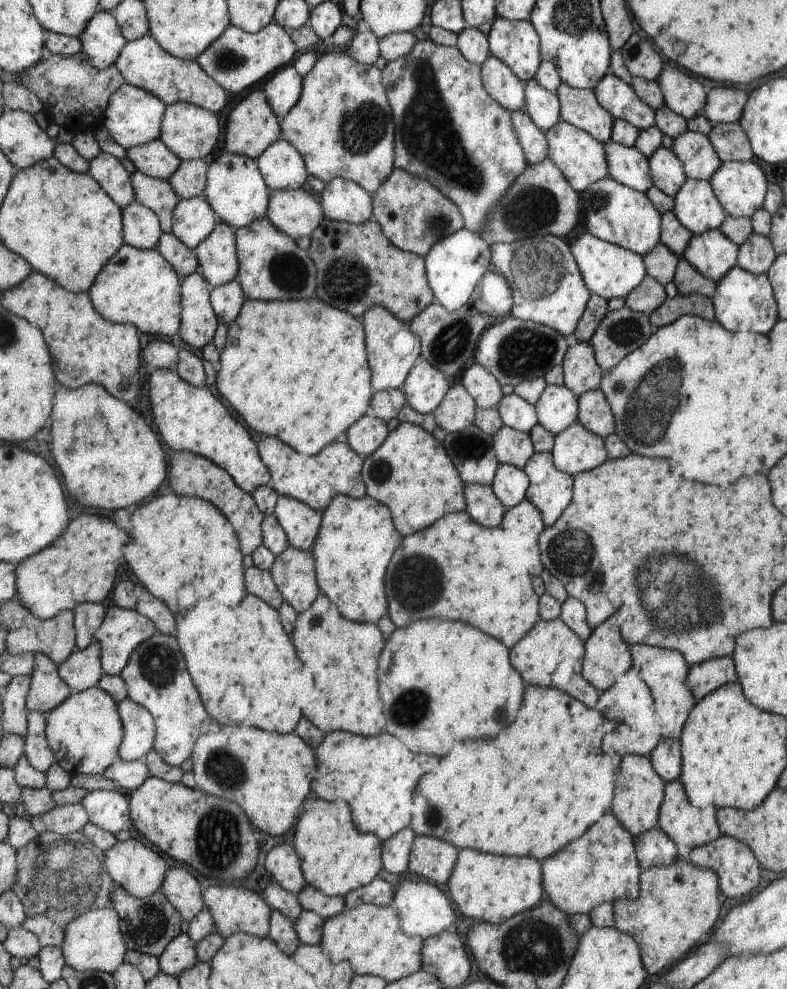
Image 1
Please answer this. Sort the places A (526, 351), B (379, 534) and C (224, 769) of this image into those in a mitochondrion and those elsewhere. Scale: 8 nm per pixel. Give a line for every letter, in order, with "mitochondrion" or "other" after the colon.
A: mitochondrion
B: other
C: mitochondrion

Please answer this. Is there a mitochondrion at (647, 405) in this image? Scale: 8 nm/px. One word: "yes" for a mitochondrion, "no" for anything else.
yes

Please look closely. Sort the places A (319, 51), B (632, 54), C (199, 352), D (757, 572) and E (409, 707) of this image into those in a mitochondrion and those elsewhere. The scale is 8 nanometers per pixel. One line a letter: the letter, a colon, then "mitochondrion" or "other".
A: other
B: mitochondrion
C: other
D: other
E: mitochondrion

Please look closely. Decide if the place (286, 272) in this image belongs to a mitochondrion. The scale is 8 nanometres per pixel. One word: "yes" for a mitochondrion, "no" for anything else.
yes

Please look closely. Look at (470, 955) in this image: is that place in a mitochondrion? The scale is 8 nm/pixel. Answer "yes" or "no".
no

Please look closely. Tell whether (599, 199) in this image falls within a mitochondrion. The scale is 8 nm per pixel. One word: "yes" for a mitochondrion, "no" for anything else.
yes

